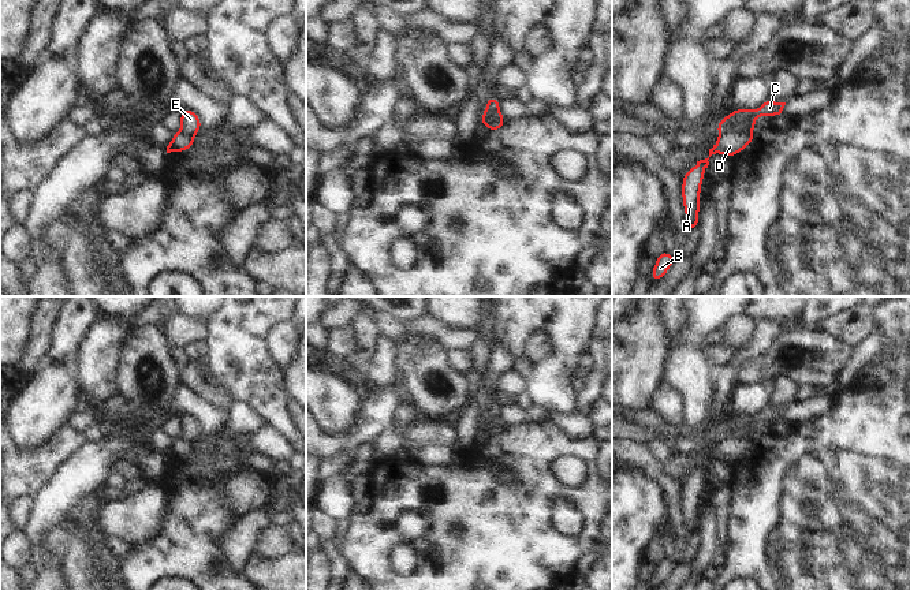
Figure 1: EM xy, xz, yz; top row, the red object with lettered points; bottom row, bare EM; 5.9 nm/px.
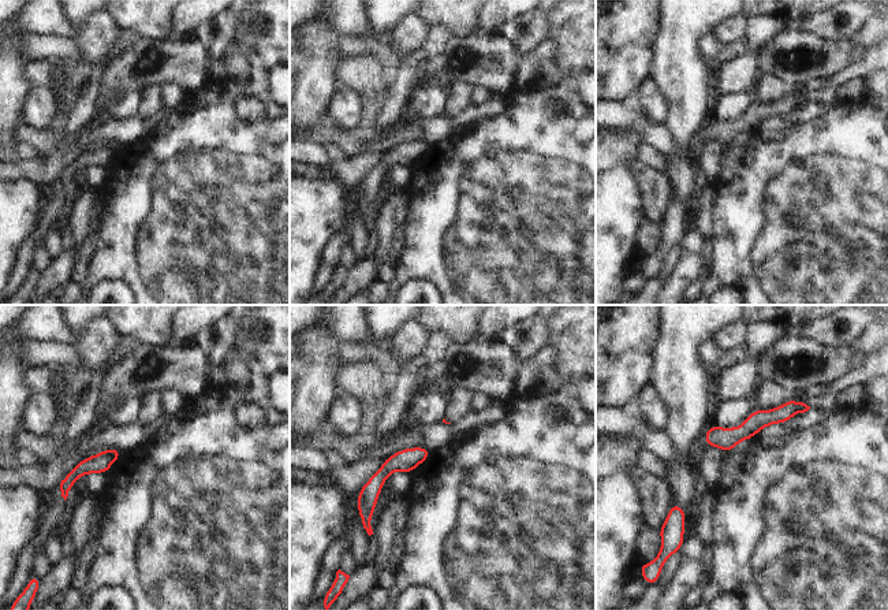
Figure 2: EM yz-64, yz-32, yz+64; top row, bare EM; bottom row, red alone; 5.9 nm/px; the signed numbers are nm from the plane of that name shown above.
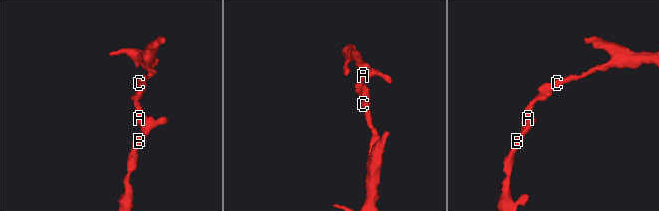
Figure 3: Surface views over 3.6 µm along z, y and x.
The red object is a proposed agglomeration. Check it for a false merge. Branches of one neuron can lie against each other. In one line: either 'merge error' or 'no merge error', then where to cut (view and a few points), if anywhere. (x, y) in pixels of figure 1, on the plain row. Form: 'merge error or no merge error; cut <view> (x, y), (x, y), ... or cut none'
merge error; cut yz (753, 440), (733, 437), (719, 441)

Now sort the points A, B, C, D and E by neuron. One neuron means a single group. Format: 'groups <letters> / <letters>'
groups A B D / C E

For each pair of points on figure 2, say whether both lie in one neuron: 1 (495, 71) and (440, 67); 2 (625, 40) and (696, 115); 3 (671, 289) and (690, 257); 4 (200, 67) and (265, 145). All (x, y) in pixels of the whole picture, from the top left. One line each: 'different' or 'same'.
1: same
2: different
3: same
4: different

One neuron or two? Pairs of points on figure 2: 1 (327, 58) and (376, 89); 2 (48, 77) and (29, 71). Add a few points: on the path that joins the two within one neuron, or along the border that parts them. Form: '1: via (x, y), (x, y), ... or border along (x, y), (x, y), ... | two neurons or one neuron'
1: border along (340, 58), (334, 69), (335, 86) | two neurons
2: via (44, 73), (33, 73) | one neuron

